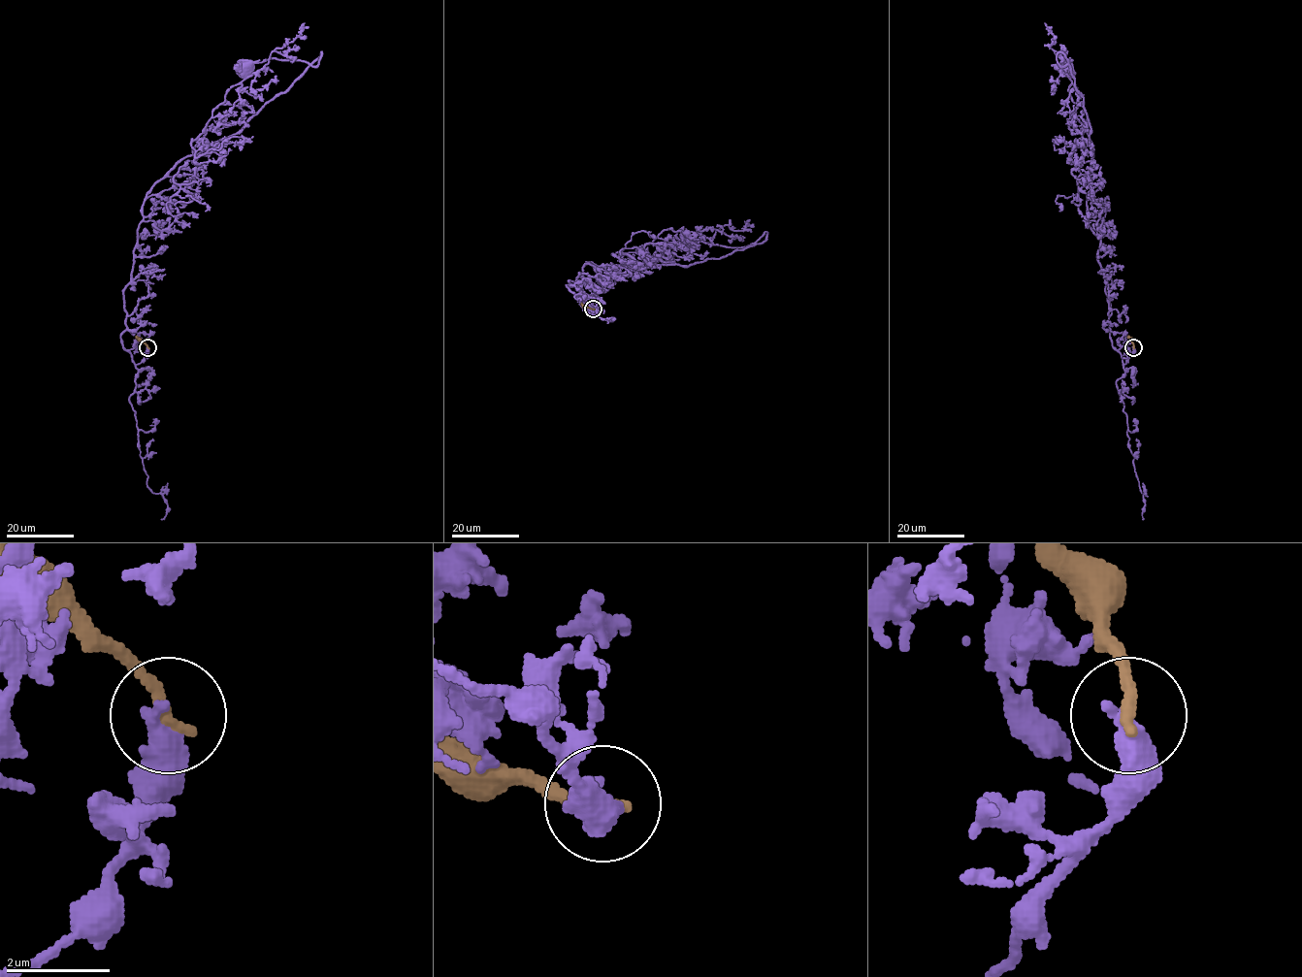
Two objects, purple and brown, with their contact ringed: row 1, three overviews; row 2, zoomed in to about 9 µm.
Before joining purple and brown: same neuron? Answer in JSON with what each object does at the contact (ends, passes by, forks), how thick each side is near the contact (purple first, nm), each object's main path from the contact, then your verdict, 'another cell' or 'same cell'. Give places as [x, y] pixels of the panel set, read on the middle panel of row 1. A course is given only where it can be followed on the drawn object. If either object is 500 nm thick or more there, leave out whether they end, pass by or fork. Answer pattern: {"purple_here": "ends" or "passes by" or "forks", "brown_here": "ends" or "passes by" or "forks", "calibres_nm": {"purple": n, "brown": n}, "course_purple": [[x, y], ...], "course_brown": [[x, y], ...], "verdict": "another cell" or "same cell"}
{"calibres_nm": {"purple": 550, "brown": 280}, "course_purple": [[593, 309], [567, 285], [582, 276], [587, 262], [638, 268], [658, 251], [689, 245]], "course_brown": [[593, 309], [580, 304]], "verdict": "another cell"}

